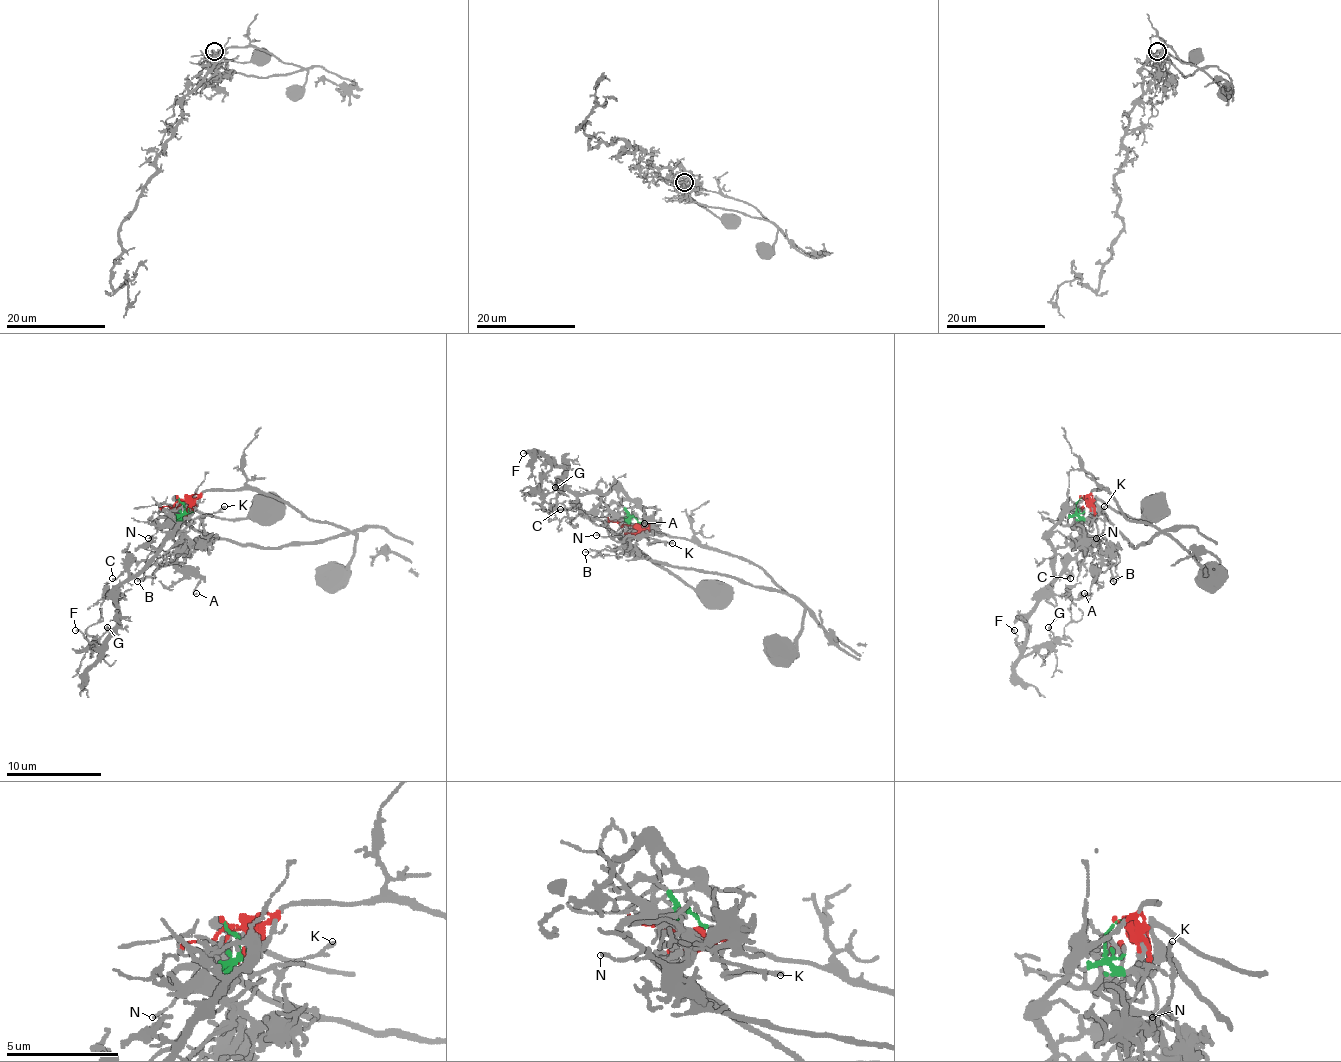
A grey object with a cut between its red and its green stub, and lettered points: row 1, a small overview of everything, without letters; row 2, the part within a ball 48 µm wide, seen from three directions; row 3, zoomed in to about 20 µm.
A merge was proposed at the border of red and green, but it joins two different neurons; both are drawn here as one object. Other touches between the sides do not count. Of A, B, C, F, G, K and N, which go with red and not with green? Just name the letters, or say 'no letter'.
C, F, G, N

